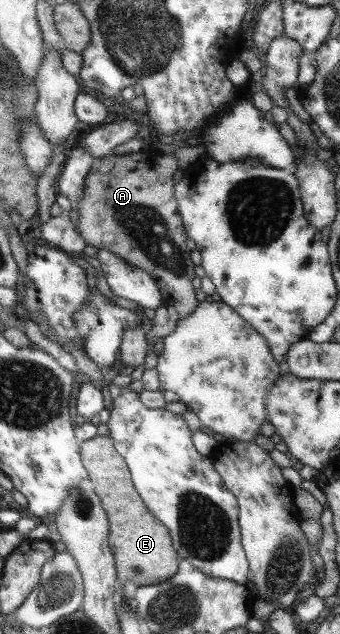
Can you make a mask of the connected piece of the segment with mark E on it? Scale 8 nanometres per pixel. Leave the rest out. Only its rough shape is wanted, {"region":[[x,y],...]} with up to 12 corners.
{"region":[[110,436],[82,445],[110,520],[123,586],[178,572],[170,531],[151,514]]}

